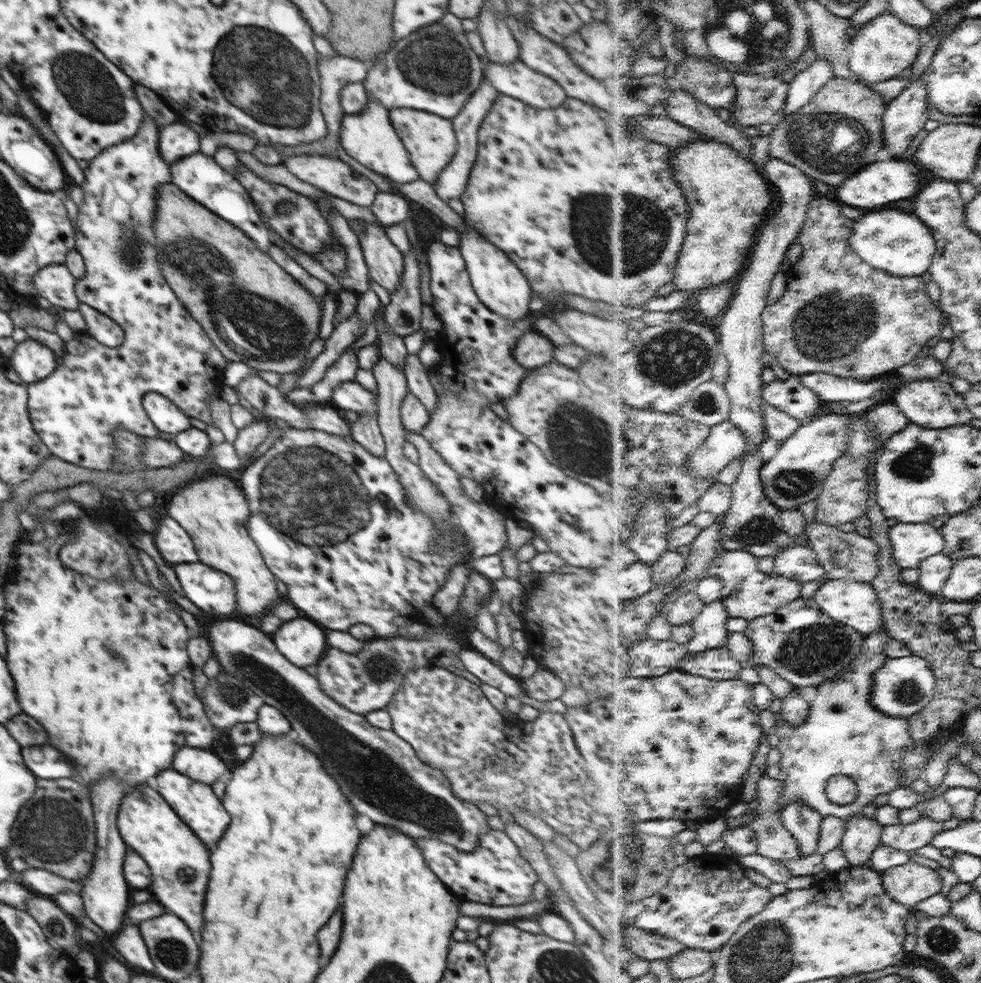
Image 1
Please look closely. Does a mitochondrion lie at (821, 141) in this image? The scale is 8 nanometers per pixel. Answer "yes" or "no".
yes

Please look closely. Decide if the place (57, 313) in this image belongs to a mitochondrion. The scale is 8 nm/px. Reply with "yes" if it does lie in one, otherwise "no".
no

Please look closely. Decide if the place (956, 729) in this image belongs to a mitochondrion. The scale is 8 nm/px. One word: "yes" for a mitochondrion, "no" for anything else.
no

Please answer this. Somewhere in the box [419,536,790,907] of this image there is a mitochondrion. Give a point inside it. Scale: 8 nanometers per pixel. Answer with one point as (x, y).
(622, 862)

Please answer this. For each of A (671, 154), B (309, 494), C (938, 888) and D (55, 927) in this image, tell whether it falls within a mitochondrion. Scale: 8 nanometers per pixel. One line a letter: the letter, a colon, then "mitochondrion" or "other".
A: other
B: mitochondrion
C: other
D: mitochondrion

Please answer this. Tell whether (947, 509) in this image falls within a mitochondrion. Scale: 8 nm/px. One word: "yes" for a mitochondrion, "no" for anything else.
no

